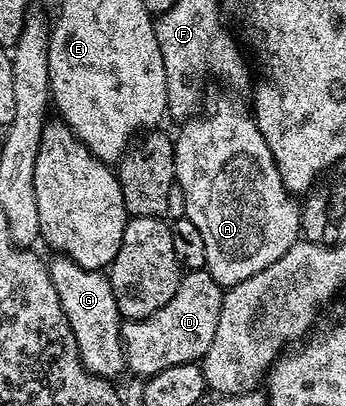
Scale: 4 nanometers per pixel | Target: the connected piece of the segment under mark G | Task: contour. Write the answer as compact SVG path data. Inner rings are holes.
M65 258L50 260L50 281L56 286L60 306L70 323L76 338L82 365L93 376L115 378L126 368L126 354L122 342L123 321L118 315L116 298L112 294L109 279L101 271L81 268L76 262Z

